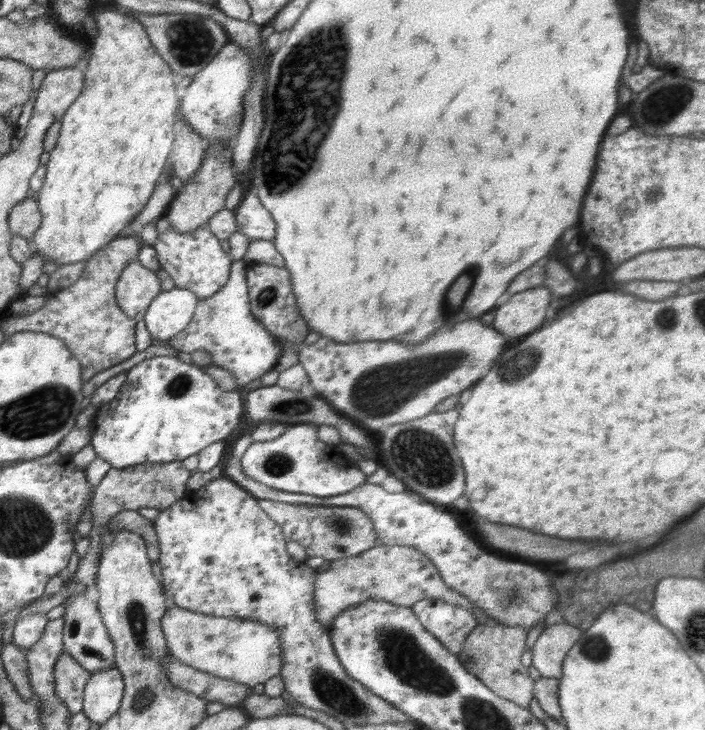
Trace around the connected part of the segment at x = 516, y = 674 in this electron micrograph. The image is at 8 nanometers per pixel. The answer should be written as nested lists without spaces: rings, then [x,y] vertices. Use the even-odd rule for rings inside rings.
[[[477,624],[464,639],[458,658],[468,672],[478,677],[496,695],[529,708],[529,702],[534,697],[534,681],[521,661],[527,635],[527,629],[522,626]]]

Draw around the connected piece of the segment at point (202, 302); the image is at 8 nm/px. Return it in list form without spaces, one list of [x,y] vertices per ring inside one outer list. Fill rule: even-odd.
[[[243,259],[233,261],[230,276],[226,284],[216,294],[205,299],[199,299],[194,315],[185,330],[178,332],[177,336],[170,339],[168,347],[173,347],[180,353],[192,353],[196,350],[206,350],[212,356],[212,364],[219,368],[228,370],[234,380],[237,388],[244,388],[250,382],[261,378],[262,375],[272,371],[275,367],[276,359],[280,355],[280,344],[272,339],[272,336],[262,327],[251,314],[249,306],[248,286],[246,280],[246,266]]]

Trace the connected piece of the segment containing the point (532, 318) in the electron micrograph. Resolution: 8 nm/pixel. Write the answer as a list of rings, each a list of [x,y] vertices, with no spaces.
[[[544,286],[512,295],[508,300],[504,300],[500,307],[496,307],[496,318],[494,318],[492,327],[496,329],[499,334],[502,334],[505,340],[524,338],[542,326],[551,300],[553,300],[552,293],[550,289]]]

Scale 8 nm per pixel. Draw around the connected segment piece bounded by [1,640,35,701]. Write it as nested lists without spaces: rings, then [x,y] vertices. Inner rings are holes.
[[[12,640],[1,647],[1,661],[6,669],[6,676],[14,689],[20,693],[24,701],[30,701],[34,697],[30,680],[28,680],[28,666],[26,666],[26,654],[20,647],[14,645]]]

